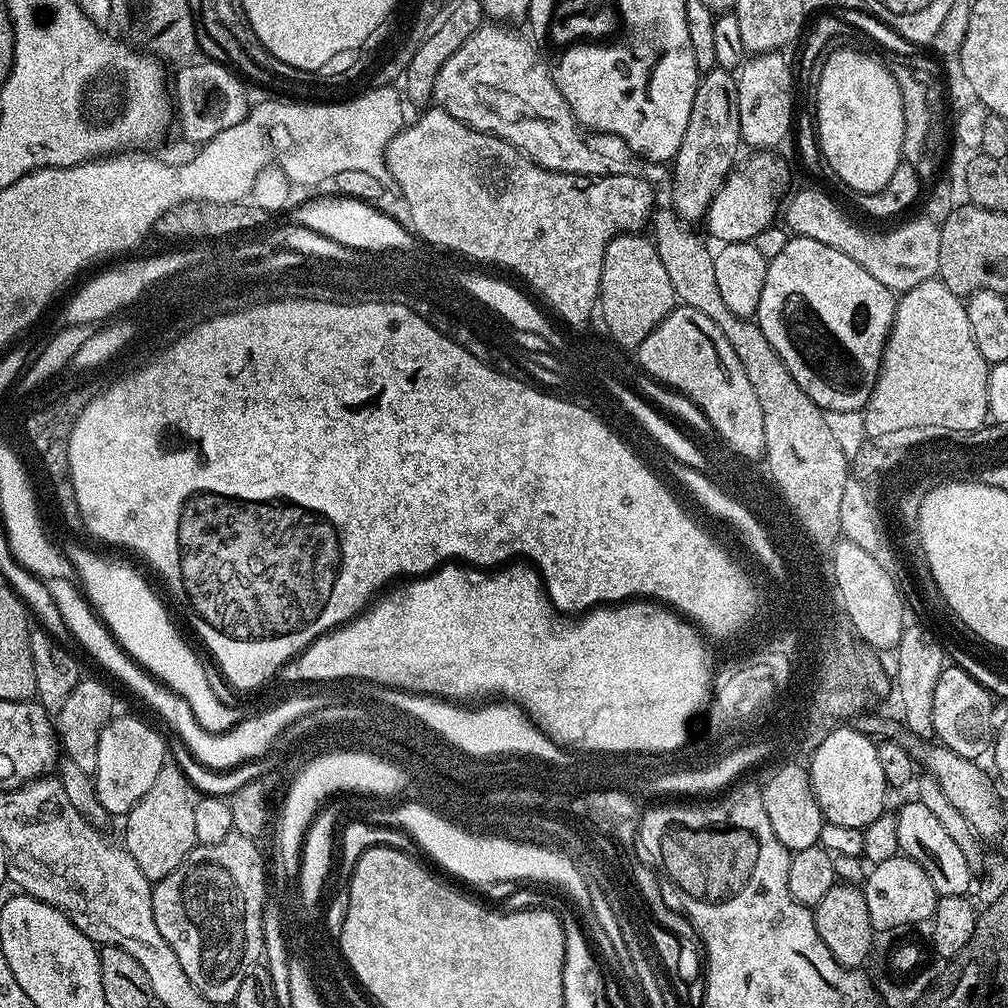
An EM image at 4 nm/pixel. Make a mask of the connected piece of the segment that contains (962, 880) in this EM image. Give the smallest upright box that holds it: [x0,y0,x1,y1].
[895,802,974,897]

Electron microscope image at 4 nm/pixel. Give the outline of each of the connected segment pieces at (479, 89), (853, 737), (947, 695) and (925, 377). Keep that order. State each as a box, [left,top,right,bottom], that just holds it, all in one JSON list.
[[437,22,670,185],[807,726,890,830],[934,666,994,761],[862,278,990,438]]

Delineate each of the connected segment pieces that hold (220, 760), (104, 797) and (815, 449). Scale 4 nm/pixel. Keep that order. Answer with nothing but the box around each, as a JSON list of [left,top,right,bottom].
[[153,696,307,765],[94,715,166,818],[650,206,850,532]]

